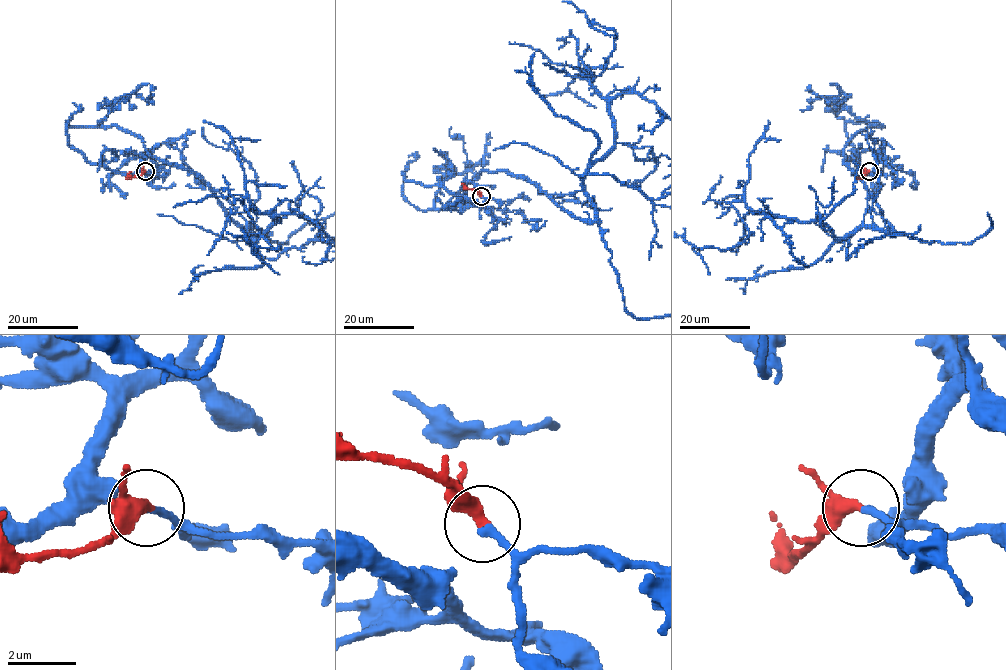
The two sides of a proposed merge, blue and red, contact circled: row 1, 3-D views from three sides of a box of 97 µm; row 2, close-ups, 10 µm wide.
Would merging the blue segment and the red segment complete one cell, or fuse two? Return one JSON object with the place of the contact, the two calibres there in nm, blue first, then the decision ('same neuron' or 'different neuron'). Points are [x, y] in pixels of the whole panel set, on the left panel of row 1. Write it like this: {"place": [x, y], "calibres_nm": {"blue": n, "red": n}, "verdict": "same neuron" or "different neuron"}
{"place": [145, 171], "calibres_nm": {"blue": 150, "red": 440}, "verdict": "same neuron"}

